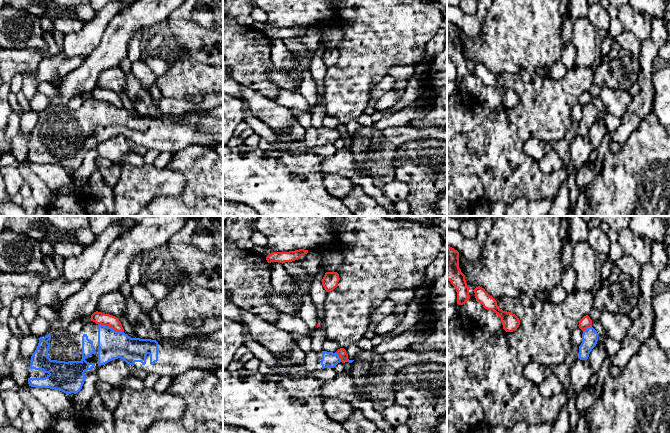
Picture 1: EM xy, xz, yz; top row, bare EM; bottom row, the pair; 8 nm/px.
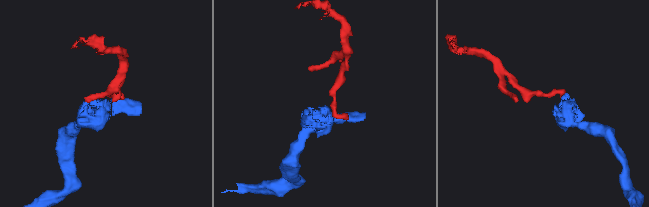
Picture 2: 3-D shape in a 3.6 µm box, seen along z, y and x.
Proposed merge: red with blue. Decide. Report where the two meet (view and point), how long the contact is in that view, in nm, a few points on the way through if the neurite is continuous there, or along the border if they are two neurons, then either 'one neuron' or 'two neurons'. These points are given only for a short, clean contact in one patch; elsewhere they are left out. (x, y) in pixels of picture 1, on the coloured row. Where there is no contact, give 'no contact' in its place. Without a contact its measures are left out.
meets red in xy at (111, 327); contact 220 nm long; border along xy (98, 324), (104, 324), (123, 332); two neurons

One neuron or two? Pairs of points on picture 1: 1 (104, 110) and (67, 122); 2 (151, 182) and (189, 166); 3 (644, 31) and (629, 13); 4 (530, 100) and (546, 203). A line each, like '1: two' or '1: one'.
1: one
2: two
3: one
4: two

